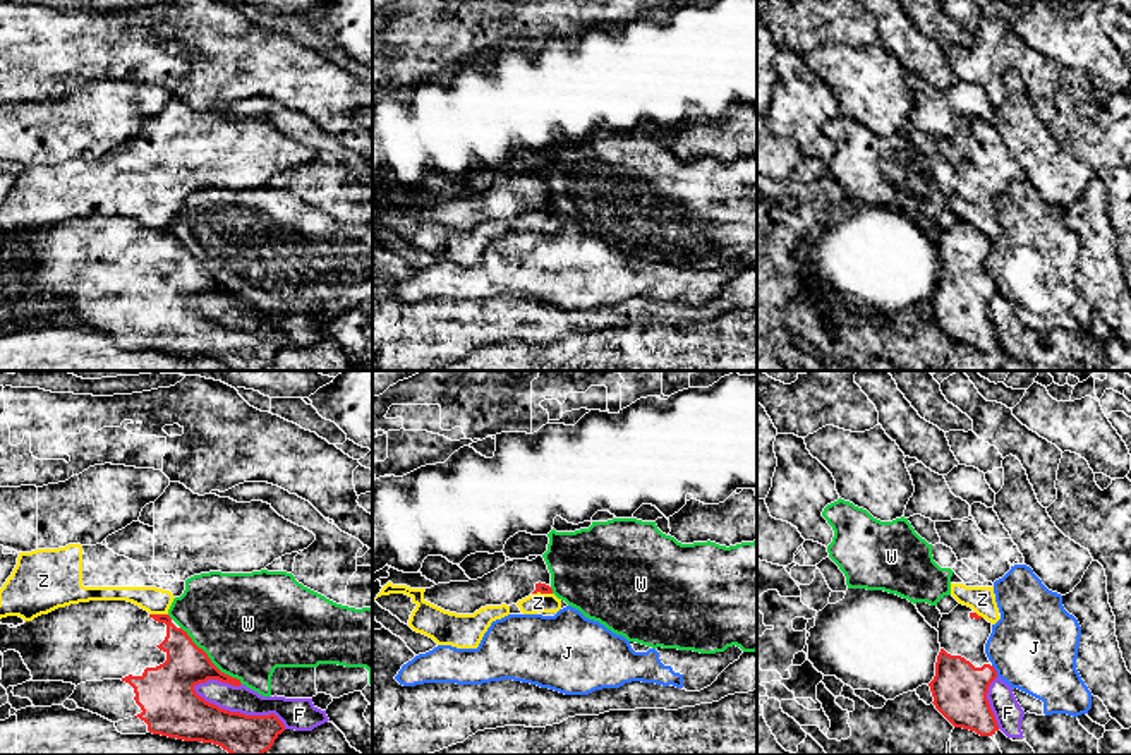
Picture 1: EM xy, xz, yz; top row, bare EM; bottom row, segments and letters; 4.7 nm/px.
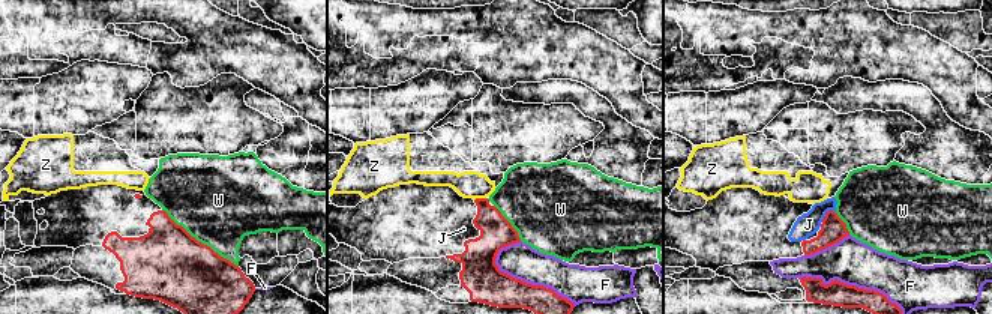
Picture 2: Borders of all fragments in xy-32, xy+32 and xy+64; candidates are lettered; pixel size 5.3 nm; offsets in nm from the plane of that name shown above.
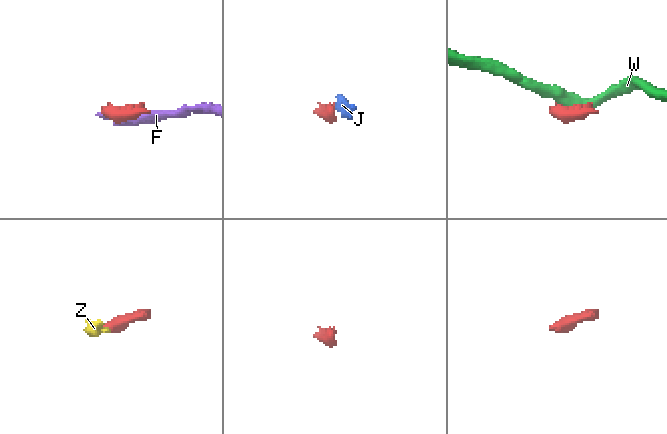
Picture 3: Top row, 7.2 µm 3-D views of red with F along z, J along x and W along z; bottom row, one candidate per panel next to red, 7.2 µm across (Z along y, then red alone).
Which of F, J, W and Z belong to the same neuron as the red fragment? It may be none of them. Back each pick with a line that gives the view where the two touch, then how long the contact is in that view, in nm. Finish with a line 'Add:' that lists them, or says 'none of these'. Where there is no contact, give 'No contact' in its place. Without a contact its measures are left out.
Add: none of these

